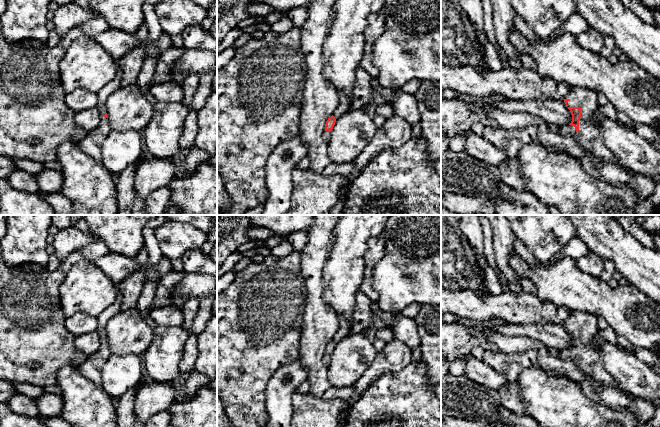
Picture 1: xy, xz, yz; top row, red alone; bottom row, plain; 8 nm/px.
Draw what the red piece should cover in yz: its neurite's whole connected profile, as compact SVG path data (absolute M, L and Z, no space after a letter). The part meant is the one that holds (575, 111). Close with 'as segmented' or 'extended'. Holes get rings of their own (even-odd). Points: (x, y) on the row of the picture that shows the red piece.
M570 87L564 102L571 112L572 121L569 125L559 128L559 133L573 136L593 157L608 161L629 171L630 169L623 166L619 159L605 146L599 130L589 121L591 115L599 107L597 92L592 89Z; extended

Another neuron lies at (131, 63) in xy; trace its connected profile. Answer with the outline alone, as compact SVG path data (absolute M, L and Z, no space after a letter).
M140 45L137 48L126 52L117 61L122 73L121 86L128 86L137 83L145 58L145 46Z

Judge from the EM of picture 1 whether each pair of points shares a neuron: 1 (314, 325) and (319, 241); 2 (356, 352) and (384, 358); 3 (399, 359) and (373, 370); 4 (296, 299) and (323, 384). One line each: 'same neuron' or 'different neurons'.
1: same neuron
2: different neurons
3: same neuron
4: different neurons

